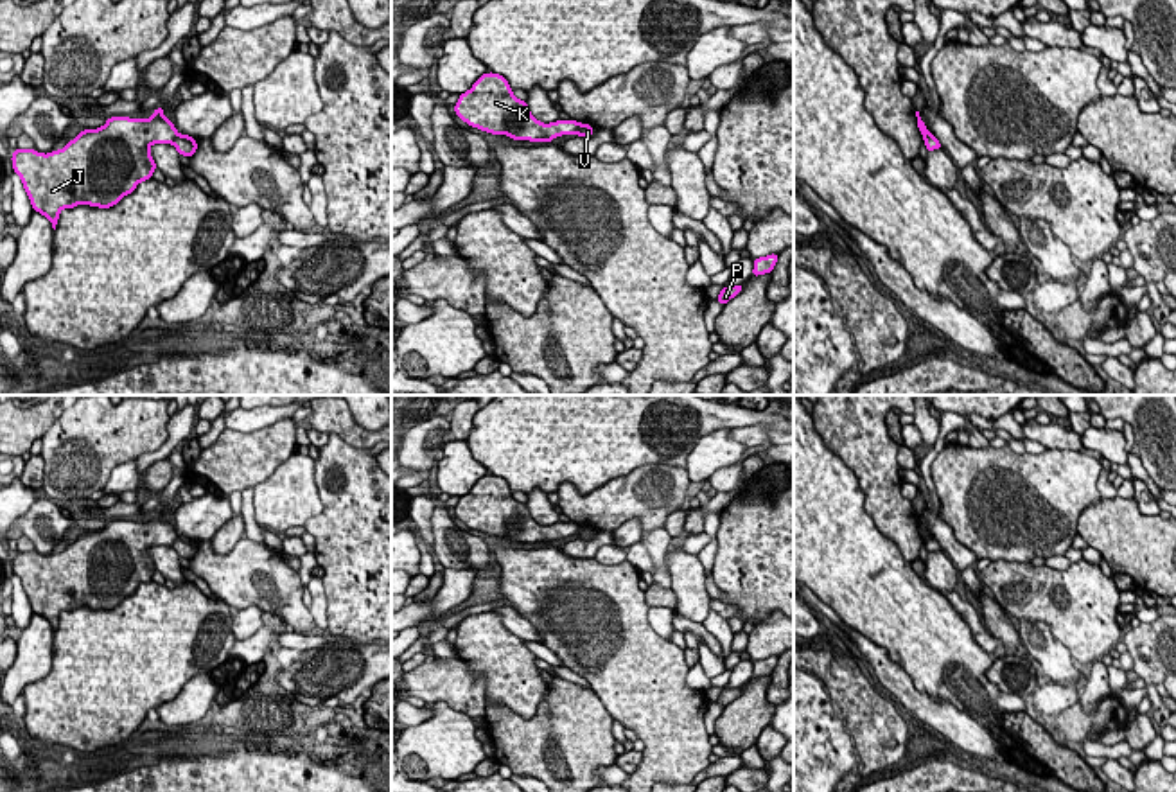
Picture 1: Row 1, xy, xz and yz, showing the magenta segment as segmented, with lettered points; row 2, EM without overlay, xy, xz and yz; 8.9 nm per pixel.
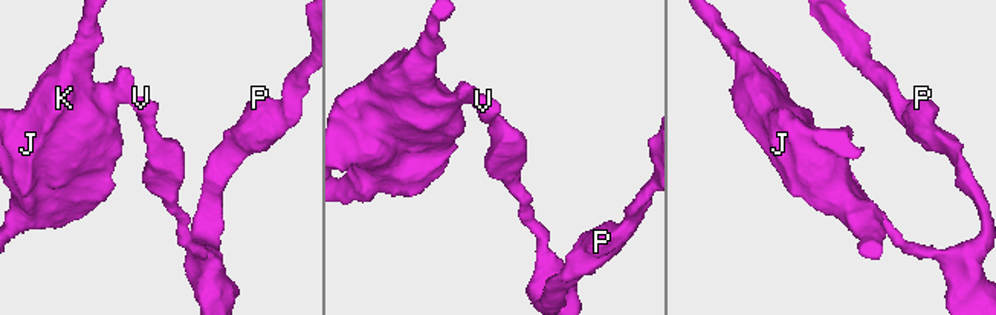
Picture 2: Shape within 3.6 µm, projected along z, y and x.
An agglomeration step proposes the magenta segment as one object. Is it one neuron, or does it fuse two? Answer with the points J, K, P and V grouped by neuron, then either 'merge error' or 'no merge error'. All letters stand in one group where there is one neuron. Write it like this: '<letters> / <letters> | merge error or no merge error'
J K / P V | merge error

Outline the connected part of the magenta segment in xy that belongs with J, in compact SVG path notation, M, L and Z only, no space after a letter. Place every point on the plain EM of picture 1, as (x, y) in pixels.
M156 510L147 521L111 519L99 532L84 532L65 551L48 557L36 551L13 553L13 573L22 580L32 612L43 616L56 632L59 614L77 607L110 611L131 596L144 582L151 582L156 566L149 555L153 546L172 546L180 535L174 524Z

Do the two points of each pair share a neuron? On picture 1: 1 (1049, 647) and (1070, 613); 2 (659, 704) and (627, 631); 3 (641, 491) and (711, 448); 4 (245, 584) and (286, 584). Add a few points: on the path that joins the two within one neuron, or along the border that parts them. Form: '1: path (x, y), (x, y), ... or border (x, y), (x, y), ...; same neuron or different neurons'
1: border (1018, 618), (1044, 622), (1079, 665); different neurons
2: path (643, 686), (627, 663), (627, 649); same neuron
3: border (684, 467), (690, 482); different neurons
4: path (250, 573), (261, 568), (275, 577); same neuron

